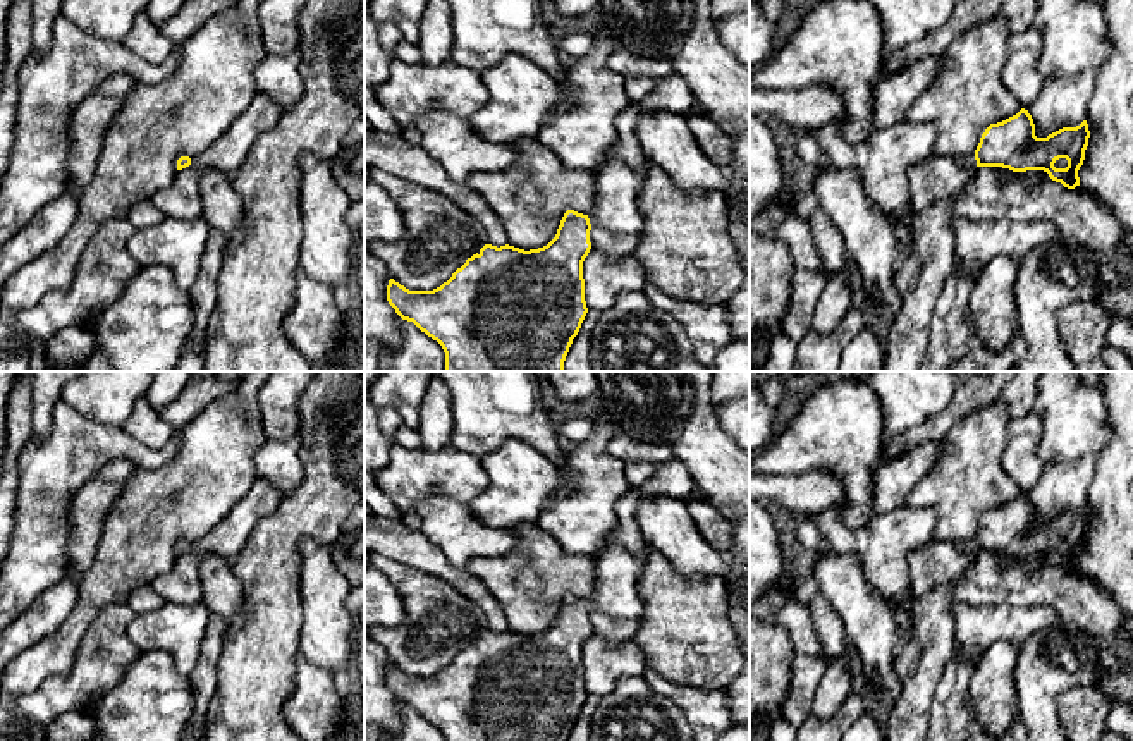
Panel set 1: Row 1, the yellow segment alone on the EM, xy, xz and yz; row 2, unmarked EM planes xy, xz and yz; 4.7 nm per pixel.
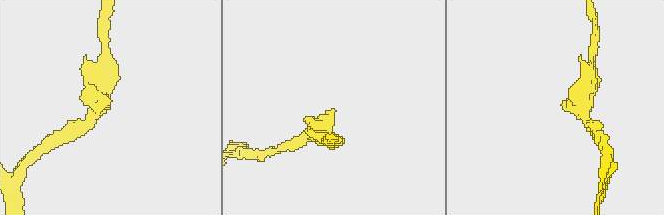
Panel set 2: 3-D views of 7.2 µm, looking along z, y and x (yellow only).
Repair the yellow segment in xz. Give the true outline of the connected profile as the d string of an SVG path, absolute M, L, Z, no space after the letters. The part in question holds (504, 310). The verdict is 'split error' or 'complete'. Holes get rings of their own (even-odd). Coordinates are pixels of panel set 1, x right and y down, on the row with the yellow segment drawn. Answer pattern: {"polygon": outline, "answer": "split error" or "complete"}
{"polygon": "M609 162L597 175L597 196L588 215L567 210L555 237L538 249L485 244L452 277L433 291L409 291L394 279L387 301L395 313L437 340L445 352L445 371L564 371L564 361L588 313L583 261L591 249L593 225L638 236L645 217L638 193L653 163L638 167Z", "answer": "split error"}

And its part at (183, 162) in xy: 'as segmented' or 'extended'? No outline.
extended

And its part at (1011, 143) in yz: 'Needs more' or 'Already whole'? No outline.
Needs more

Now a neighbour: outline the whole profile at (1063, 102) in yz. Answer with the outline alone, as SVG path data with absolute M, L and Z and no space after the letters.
M1085 70L1071 77L1045 79L1028 113L1035 124L1035 136L1047 138L1063 127L1076 127L1087 120L1097 72Z

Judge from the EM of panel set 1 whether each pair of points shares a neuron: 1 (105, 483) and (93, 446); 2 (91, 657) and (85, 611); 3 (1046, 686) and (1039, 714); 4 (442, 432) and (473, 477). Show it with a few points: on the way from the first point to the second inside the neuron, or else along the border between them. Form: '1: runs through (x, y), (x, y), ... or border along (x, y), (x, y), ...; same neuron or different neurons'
1: border along (136, 470), (126, 459), (110, 459), (71, 497); different neurons
2: border along (119, 602), (105, 607), (91, 623), (73, 666); different neurons
3: runs through (1039, 693), (1039, 707); same neuron
4: border along (449, 442), (432, 451), (420, 447); different neurons

